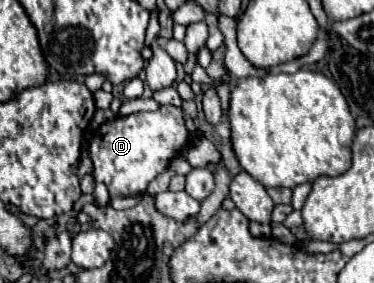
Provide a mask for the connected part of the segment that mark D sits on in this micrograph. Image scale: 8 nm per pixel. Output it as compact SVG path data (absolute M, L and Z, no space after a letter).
M161 106L155 112L137 112L129 116L117 116L113 122L105 122L97 134L89 142L89 156L93 160L95 182L105 182L109 188L109 196L139 196L147 190L149 182L157 178L157 174L165 172L169 162L189 144L189 132L183 122L183 110L177 106Z

